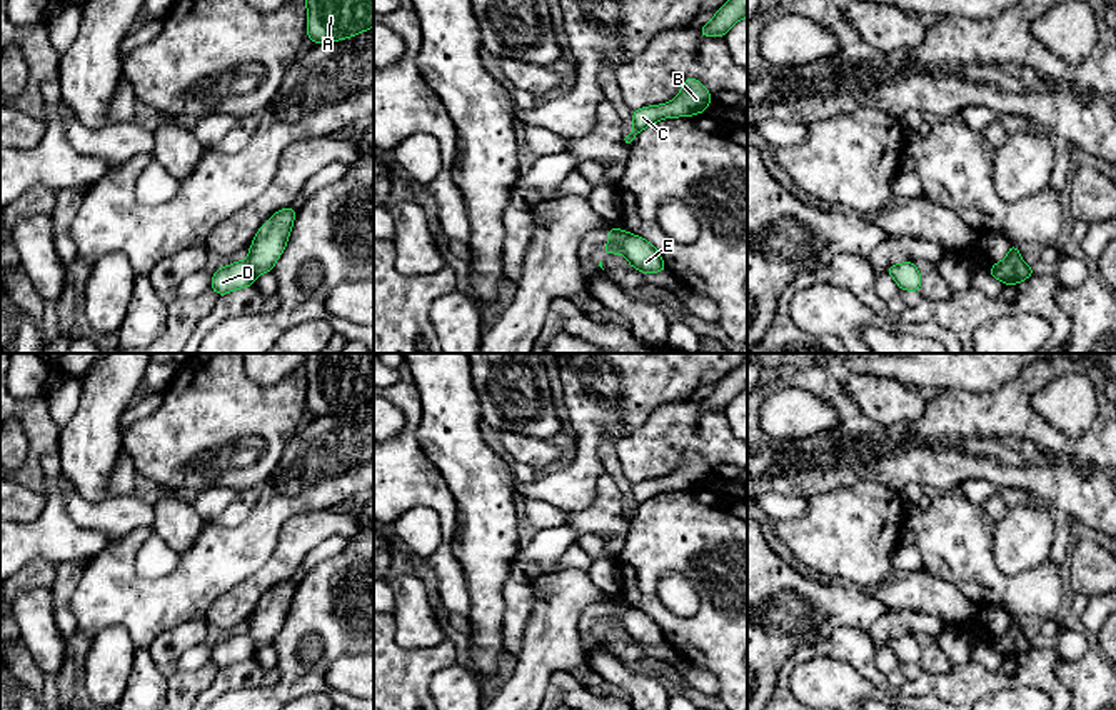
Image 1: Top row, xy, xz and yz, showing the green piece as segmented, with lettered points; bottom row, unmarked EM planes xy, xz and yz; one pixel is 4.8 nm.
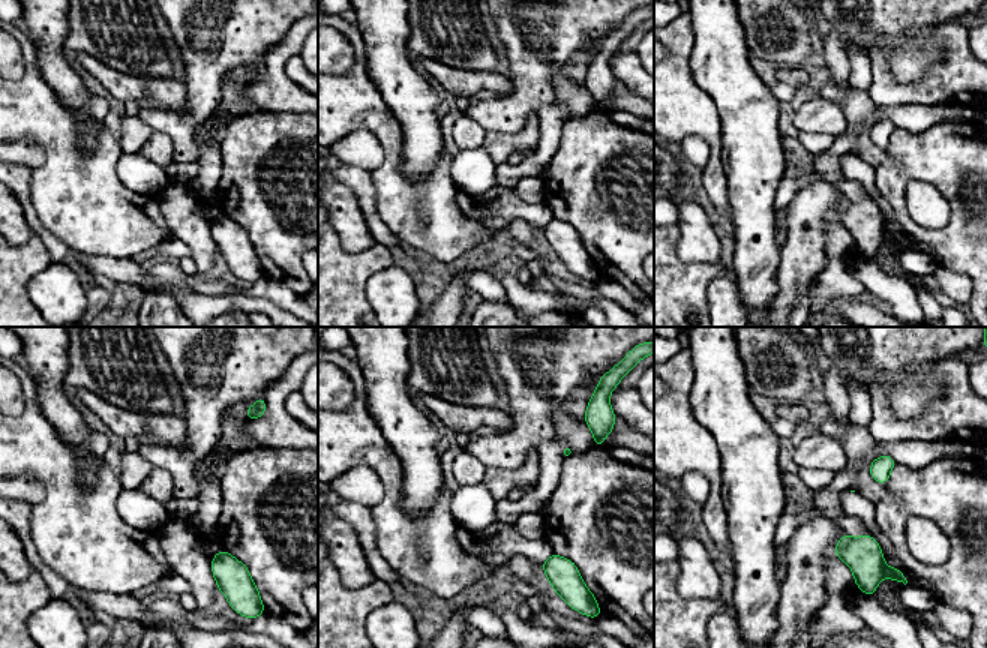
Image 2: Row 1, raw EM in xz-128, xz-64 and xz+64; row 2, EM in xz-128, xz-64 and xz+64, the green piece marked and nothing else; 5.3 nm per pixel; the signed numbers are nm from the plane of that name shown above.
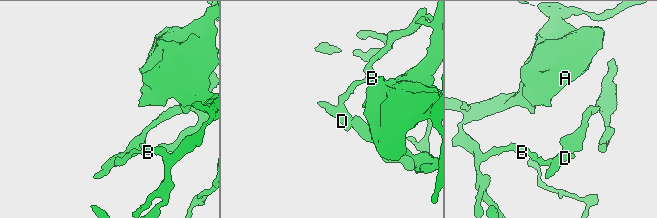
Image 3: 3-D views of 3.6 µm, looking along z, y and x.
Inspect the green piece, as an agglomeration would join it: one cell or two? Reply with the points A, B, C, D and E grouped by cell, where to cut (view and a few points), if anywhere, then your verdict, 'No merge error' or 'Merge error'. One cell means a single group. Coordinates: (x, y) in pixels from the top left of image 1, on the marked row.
Groups: A B C D / E. Split along yz (1005, 259), (1025, 267). Merge error

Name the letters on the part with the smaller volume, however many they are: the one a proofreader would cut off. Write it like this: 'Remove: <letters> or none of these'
Remove: E

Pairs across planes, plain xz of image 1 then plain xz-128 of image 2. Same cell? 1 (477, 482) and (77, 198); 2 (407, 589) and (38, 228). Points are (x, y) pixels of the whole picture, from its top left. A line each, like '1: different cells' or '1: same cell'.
1: different cells
2: different cells

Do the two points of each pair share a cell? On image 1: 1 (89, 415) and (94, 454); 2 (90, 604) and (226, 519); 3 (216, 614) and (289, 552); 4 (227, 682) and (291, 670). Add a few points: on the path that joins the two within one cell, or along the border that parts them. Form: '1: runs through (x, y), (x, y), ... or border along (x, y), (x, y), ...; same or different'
1: runs through (94, 425), (94, 444); same
2: border along (251, 507), (236, 525), (217, 525), (211, 520); different
3: runs through (234, 607), (272, 570); same
4: border along (281, 672), (281, 677), (272, 685), (242, 687); different

